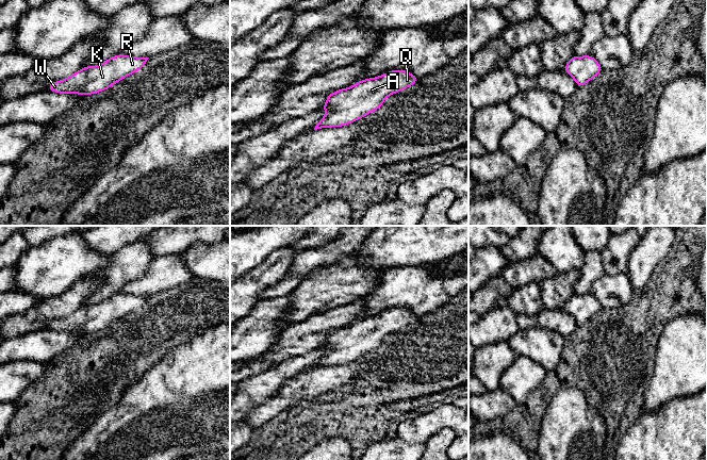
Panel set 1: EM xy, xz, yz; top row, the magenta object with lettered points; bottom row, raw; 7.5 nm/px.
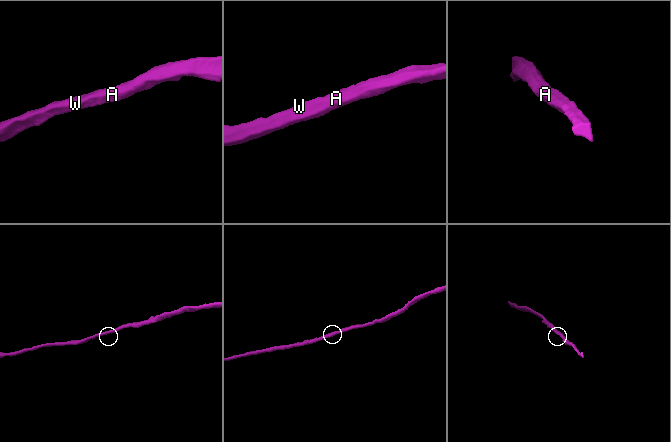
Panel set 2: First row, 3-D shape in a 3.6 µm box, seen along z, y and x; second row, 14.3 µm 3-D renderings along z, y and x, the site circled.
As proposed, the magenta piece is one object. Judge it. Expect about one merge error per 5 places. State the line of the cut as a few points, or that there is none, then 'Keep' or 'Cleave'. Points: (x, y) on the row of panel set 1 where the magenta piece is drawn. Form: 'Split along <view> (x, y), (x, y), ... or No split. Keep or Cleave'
No split. Keep

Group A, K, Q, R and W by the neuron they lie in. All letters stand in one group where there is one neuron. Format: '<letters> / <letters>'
A K Q R W

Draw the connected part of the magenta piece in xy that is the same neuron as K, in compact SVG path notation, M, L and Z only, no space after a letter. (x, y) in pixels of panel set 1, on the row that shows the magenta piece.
M118 54L98 66L86 66L62 81L51 82L47 89L60 94L97 94L141 69L148 59Z

